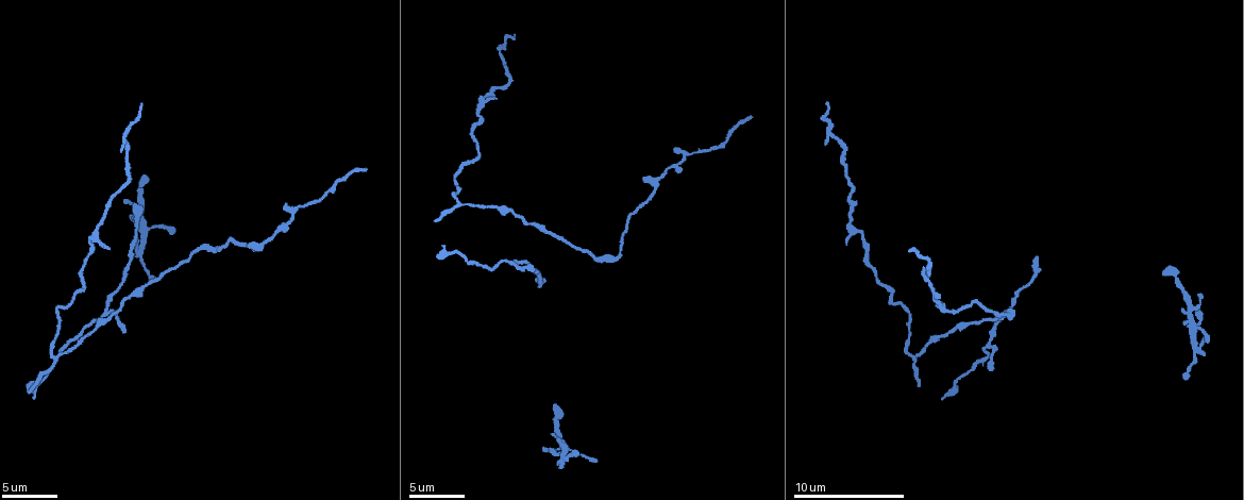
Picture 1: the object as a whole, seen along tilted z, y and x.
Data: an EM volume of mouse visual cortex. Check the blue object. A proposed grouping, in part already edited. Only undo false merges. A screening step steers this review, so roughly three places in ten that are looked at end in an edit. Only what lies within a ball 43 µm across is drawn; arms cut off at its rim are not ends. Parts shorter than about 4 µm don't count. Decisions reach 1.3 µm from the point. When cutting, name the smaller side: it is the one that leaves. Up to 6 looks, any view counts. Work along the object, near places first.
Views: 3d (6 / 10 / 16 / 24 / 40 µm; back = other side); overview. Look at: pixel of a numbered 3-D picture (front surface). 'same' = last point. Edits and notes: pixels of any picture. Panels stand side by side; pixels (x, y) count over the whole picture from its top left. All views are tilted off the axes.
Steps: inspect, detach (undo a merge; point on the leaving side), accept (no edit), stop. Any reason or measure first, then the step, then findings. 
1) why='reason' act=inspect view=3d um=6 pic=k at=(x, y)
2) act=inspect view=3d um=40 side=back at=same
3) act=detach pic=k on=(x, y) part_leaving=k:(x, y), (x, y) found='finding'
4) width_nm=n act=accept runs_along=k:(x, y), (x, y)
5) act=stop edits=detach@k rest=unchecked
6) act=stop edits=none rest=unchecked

why='calibre changes' act=inspect view=3d um=6 pic=1 at=(144, 288)

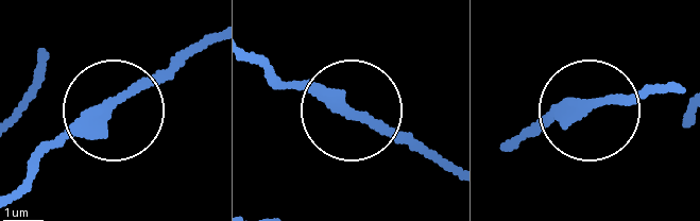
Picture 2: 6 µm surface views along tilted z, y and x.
act=inspect view=3d um=6 side=back pic=2 at=(350, 110)

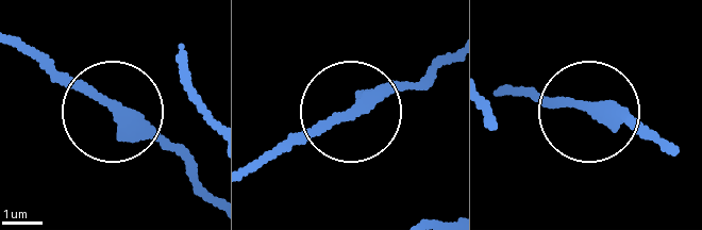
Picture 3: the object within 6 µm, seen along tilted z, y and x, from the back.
act=accept runs_along=3:(451, 61), (326, 117), (262, 168) found='all the same cell'

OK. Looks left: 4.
why='calibre changes' act=inspect view=3d um=10 pic=1 at=(1037, 271)

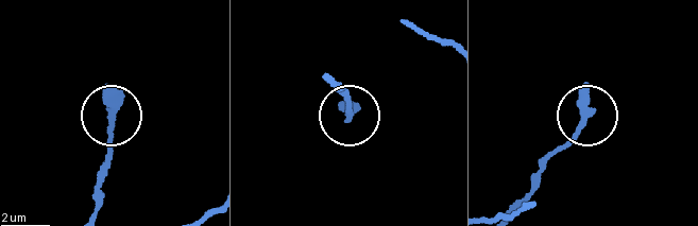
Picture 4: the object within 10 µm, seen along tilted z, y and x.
act=accept runs_along=4:(94, 212), (111, 116) found='one cell here'

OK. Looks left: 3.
why='thick turns thin' act=inspect view=3d um=16 pic=1 at=(1005, 316)

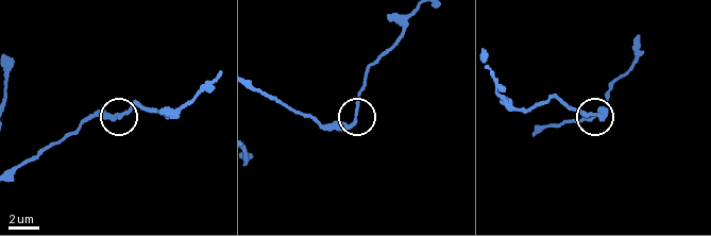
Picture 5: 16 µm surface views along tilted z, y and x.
act=accept runs_along=5:(17, 168), (74, 133), (89, 119), (131, 110) found='continuous, no second cell'

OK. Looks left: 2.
act=stop edits=none rest=unchecked

